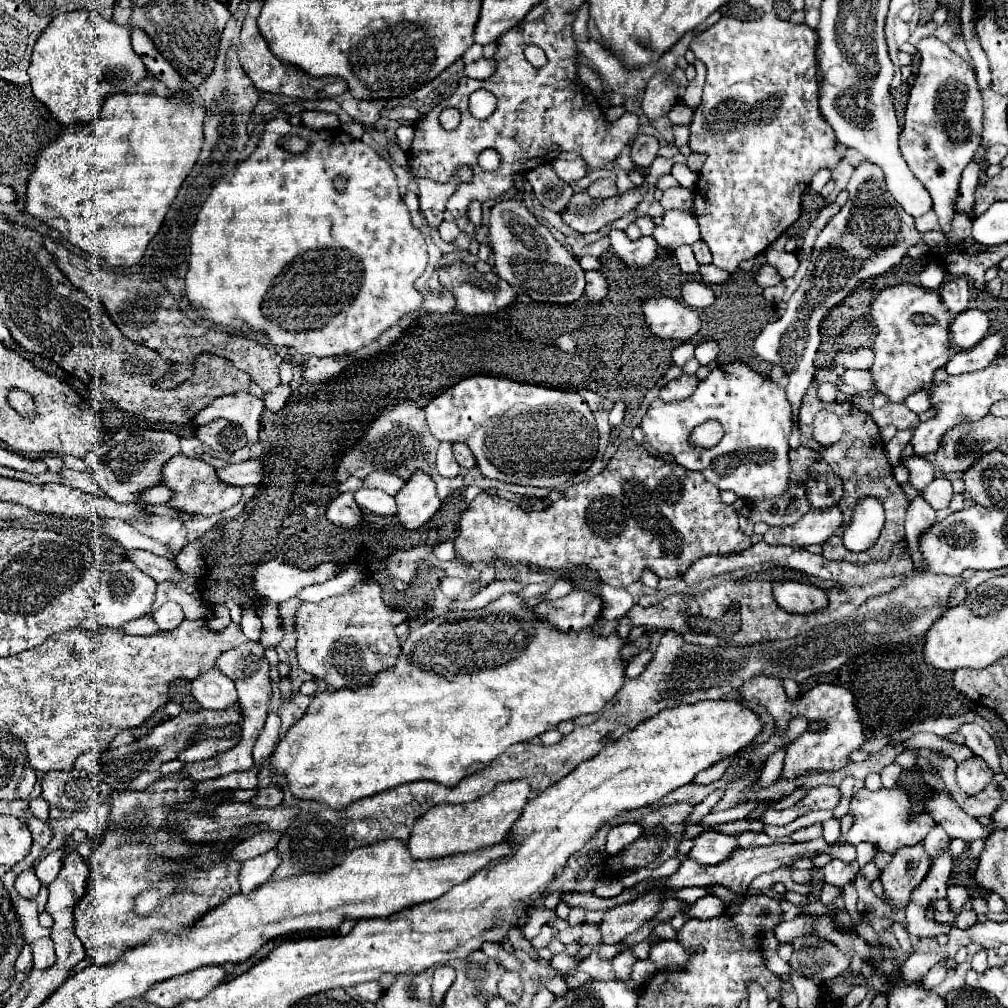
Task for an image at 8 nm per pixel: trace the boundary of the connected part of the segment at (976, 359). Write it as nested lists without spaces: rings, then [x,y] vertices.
[[[993,334],[989,338],[983,338],[977,346],[957,352],[945,364],[945,370],[947,370],[947,374],[965,374],[965,372],[983,370],[983,368],[987,368],[987,364],[991,364],[991,360],[997,358],[1001,346],[1003,346],[1001,334]]]

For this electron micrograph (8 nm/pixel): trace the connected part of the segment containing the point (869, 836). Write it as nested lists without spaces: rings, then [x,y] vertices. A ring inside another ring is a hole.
[[[863,788],[850,801],[849,814],[854,816],[855,824],[841,838],[841,842],[851,844],[851,846],[857,846],[861,842],[871,842],[875,848],[879,848],[881,852],[889,852],[889,854],[897,852],[899,848],[903,848],[907,844],[917,844],[935,826],[927,812],[911,818],[911,798],[903,788],[891,788],[891,790],[881,788],[877,792],[871,792],[871,790]],[[883,798],[887,798],[887,800],[883,800]],[[867,802],[875,802],[875,804],[867,804]]]

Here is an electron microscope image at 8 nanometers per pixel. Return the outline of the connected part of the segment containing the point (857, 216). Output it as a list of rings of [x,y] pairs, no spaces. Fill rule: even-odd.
[[[865,160],[853,172],[847,184],[847,192],[849,202],[827,222],[819,234],[807,274],[797,292],[791,296],[787,312],[777,322],[767,324],[755,340],[755,352],[763,360],[785,368],[789,376],[787,396],[795,414],[815,374],[813,360],[821,342],[819,326],[823,316],[827,316],[833,306],[849,296],[857,284],[877,278],[893,268],[907,254],[909,246],[923,240],[931,250],[941,252],[943,256],[947,254],[947,240],[941,232],[921,234],[915,230],[913,218],[895,202],[895,198],[885,188],[883,170],[877,164]]]

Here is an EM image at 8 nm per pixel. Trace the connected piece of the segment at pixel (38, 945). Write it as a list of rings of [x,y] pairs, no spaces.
[[[41,938],[29,944],[33,952],[33,968],[49,968],[55,964],[55,948],[51,938]]]

